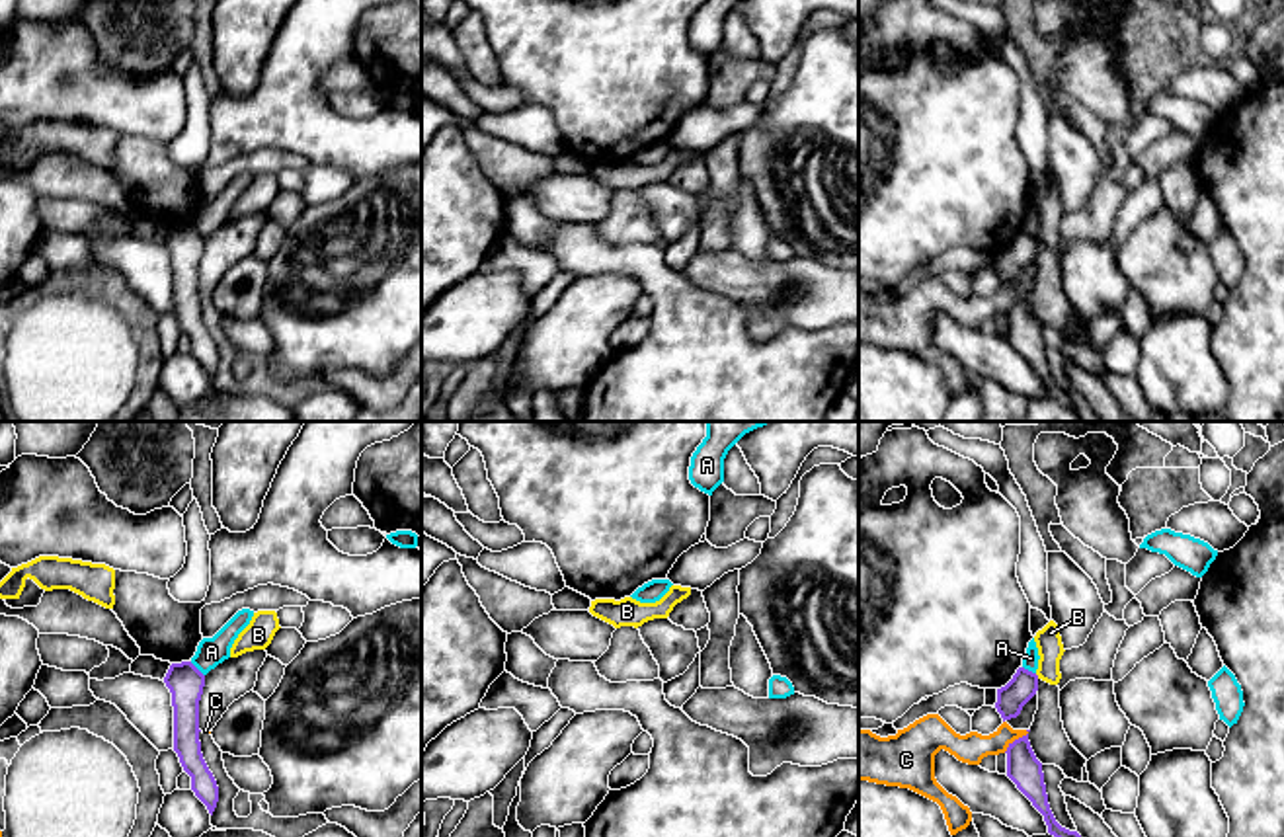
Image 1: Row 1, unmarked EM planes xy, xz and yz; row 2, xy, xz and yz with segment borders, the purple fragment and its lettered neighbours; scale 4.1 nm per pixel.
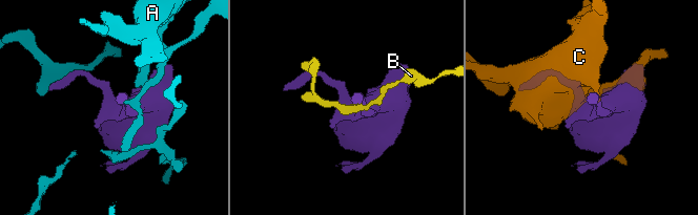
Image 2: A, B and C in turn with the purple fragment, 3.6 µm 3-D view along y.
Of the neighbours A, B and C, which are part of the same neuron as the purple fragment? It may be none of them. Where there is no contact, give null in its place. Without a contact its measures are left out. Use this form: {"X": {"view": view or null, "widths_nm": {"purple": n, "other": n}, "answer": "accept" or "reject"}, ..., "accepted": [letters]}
{"A": {"view": "xy", "widths_nm": {"purple": 150, "other": 120}, "answer": "reject"}, "B": {"view": "yz", "widths_nm": {"purple": 120, "other": 110}, "answer": "reject"}, "C": {"view": "yz", "widths_nm": {"purple": 140, "other": 120}, "answer": "reject"}, "accepted": []}

